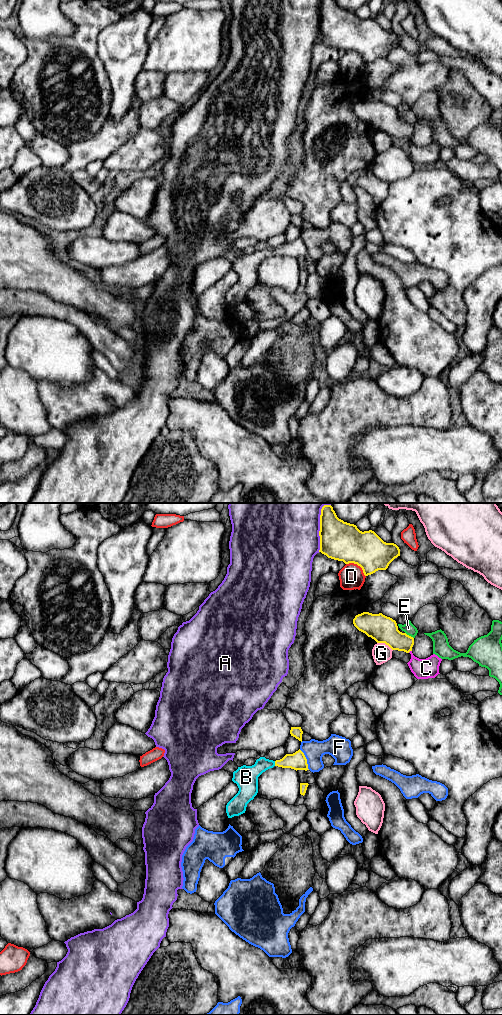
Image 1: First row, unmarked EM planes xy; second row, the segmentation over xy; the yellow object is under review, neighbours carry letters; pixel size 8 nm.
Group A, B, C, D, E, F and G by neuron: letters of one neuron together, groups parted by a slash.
A / B / C / D / E / F / G

